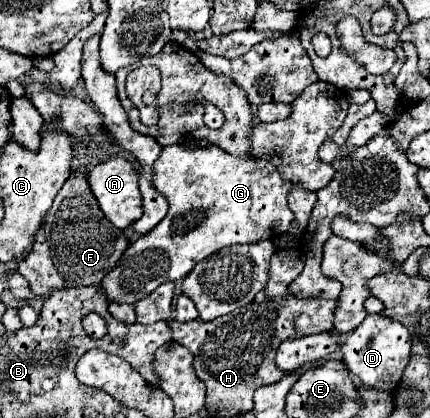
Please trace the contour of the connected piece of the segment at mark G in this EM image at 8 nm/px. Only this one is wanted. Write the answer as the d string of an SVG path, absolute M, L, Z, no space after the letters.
M180 144L164 146L158 160L154 162L154 186L158 188L160 194L166 196L170 206L168 214L152 232L142 234L138 240L134 240L126 248L124 258L120 258L116 266L102 278L100 288L106 294L108 302L136 304L138 300L154 292L160 284L168 280L176 282L186 278L200 260L218 252L220 248L232 246L232 244L274 240L286 234L294 222L294 214L290 212L286 202L292 182L282 180L278 170L268 160L236 158L220 150L218 146L208 146L198 150L186 150Z

